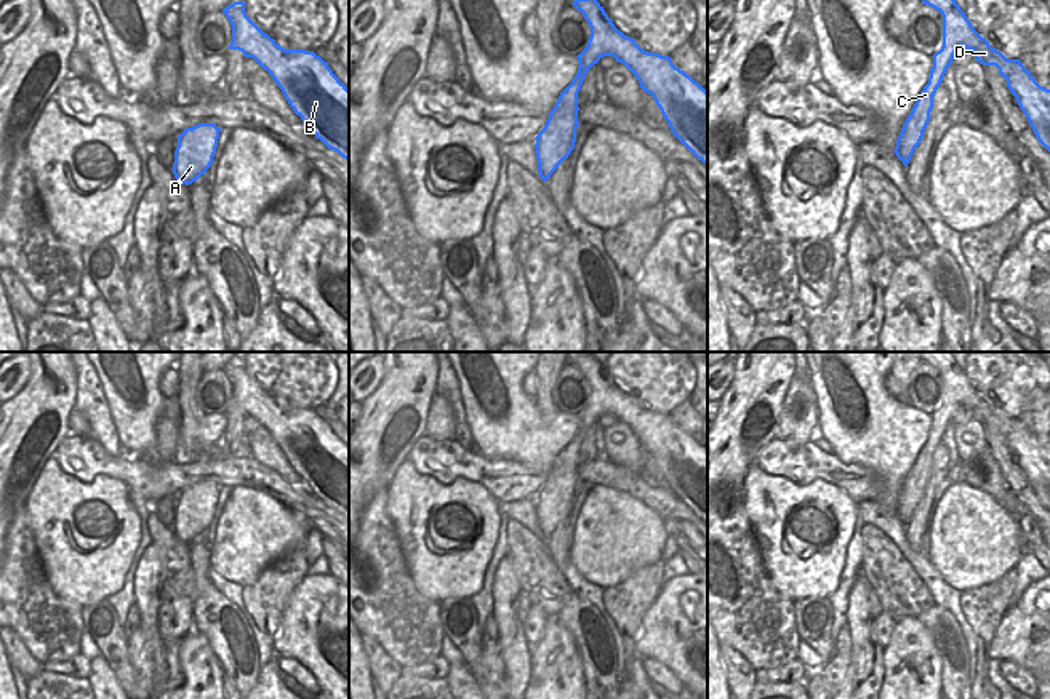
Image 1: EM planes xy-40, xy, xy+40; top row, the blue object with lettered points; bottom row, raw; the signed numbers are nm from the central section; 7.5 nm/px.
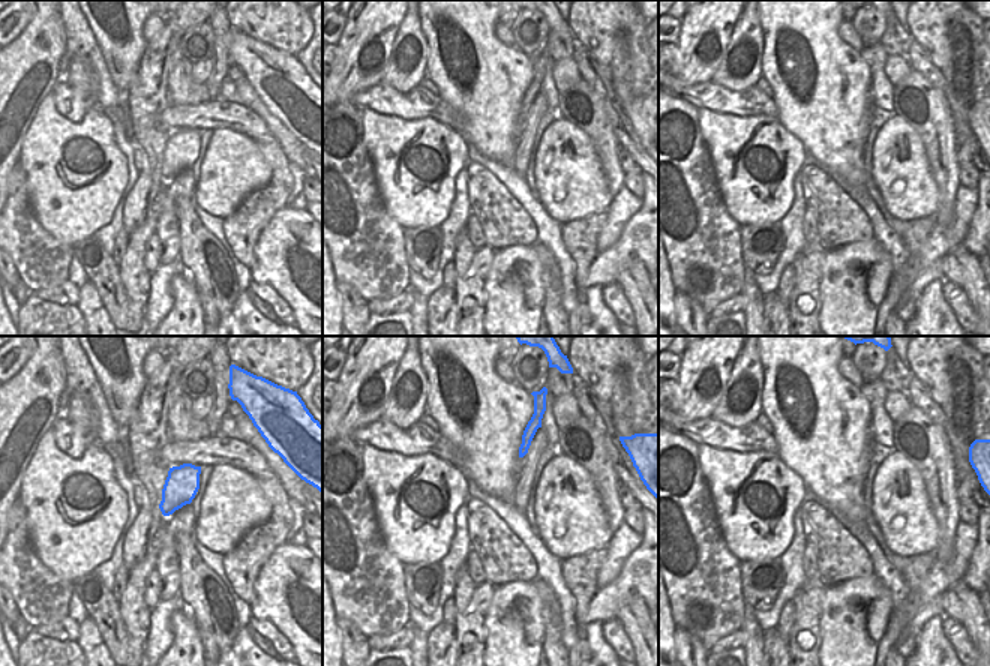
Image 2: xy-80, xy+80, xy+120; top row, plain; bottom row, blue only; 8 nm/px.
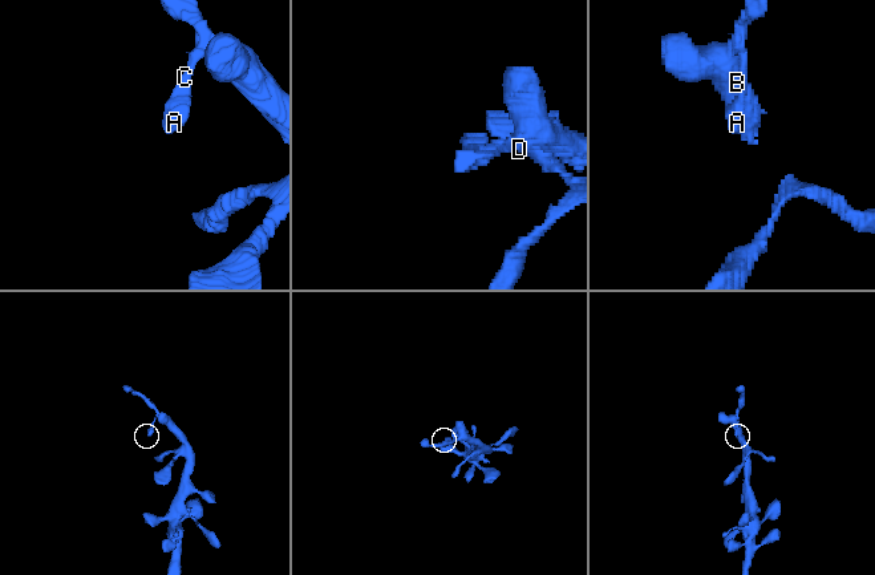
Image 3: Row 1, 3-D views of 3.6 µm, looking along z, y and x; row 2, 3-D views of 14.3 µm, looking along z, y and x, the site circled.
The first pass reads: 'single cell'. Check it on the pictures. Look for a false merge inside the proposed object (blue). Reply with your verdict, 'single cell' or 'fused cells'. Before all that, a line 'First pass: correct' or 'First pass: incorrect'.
First pass: correct
single cell

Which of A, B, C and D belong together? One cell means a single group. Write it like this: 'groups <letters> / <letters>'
groups A B C D

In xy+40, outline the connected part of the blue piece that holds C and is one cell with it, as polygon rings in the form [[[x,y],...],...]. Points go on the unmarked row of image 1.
[[[920,352],[920,358],[943,374],[943,405],[933,413],[928,441],[920,449],[896,497],[893,510],[903,523],[908,525],[924,496],[933,467],[933,454],[960,405],[972,408],[980,422],[999,427],[1037,499],[1050,510],[1050,448],[1040,445],[1020,417],[1007,417],[1000,409],[992,406],[975,389],[951,352]]]

